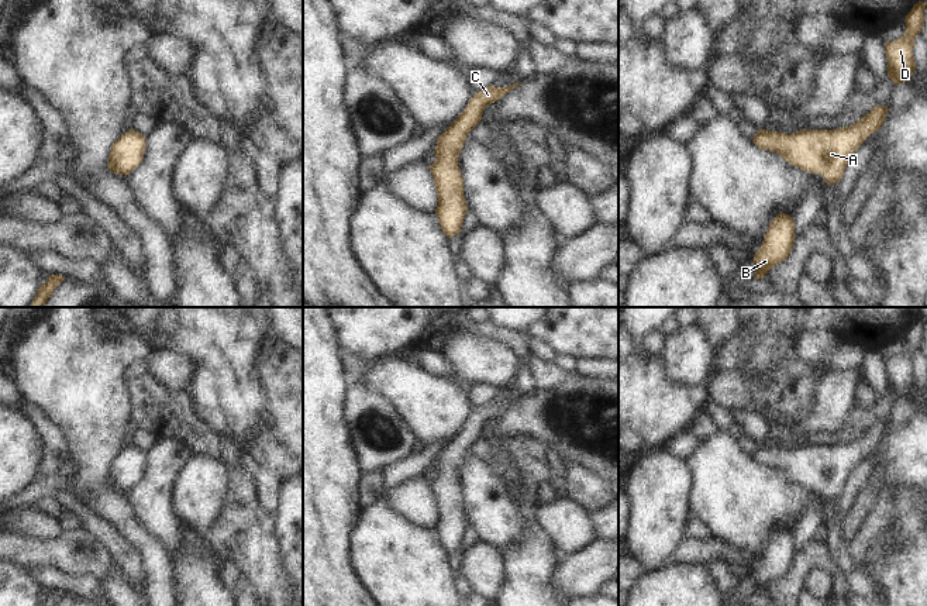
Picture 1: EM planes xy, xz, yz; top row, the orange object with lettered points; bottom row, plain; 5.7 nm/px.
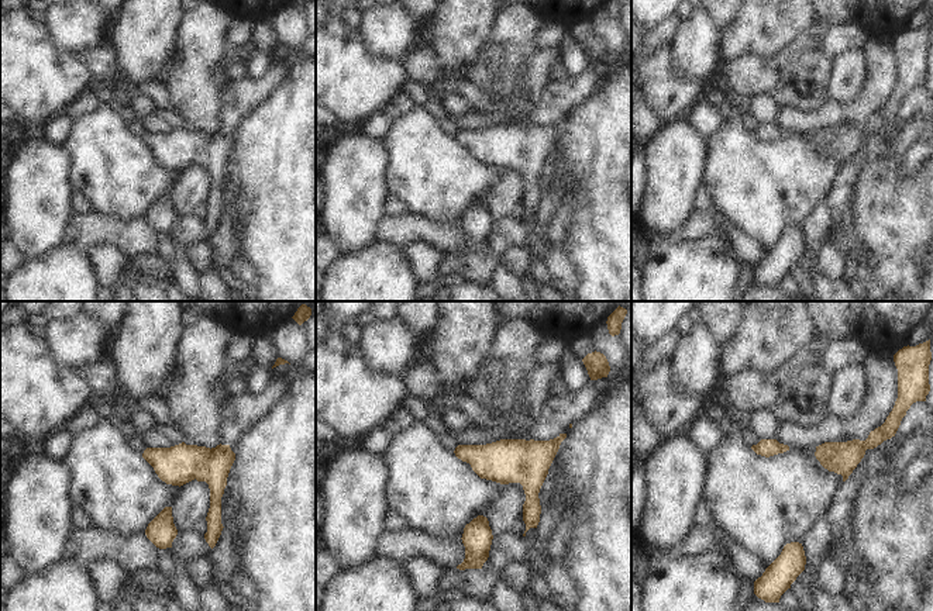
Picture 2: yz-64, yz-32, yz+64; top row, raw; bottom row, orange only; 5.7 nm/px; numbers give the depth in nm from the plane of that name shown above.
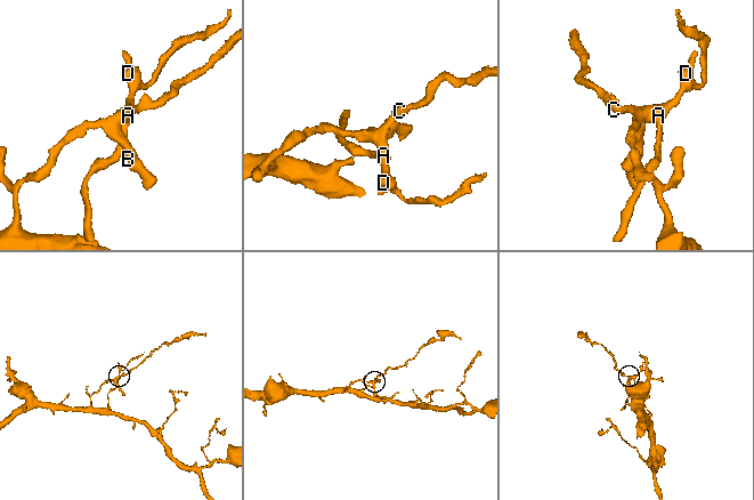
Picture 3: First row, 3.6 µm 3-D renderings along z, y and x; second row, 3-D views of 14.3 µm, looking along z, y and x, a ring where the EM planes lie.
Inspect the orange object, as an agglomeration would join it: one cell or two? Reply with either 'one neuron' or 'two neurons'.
one neuron

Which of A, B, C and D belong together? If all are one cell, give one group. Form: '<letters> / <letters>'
A B C D

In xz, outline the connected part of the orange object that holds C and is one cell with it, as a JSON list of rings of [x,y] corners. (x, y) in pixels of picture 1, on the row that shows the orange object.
[[[520,80],[507,87],[489,86],[476,92],[461,116],[437,138],[434,149],[437,158],[430,168],[438,206],[435,214],[442,233],[451,238],[461,233],[464,217],[468,211],[464,197],[464,179],[458,166],[459,152],[466,141],[466,135],[480,123],[486,106],[497,101]]]

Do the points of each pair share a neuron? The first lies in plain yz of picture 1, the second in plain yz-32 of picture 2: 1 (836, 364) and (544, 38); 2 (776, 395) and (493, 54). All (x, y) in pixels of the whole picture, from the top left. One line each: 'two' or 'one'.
1: one
2: one

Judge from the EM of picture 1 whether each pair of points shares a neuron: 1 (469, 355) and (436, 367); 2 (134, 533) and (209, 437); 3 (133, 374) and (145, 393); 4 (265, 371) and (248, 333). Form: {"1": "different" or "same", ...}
{"1": "different", "2": "different", "3": "same", "4": "different"}

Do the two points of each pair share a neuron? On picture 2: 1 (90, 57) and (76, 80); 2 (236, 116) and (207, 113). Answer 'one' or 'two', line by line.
1: two
2: two

